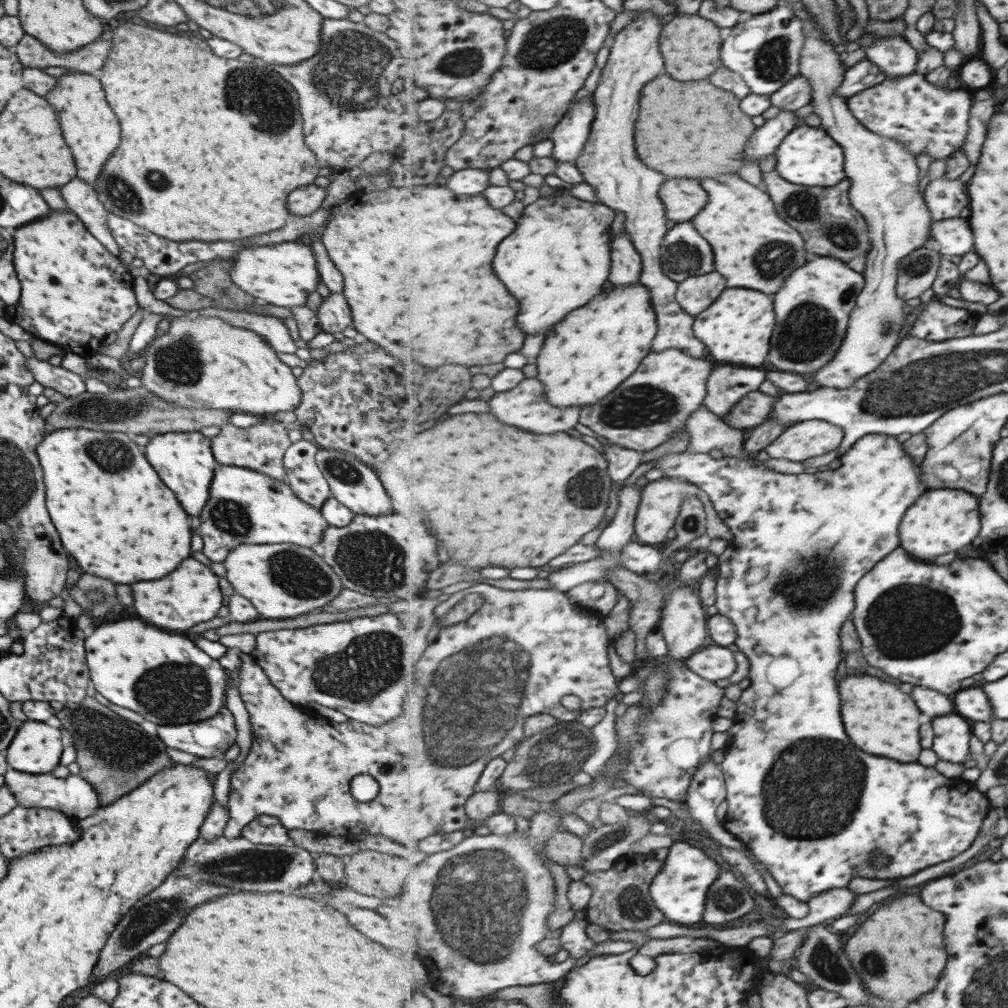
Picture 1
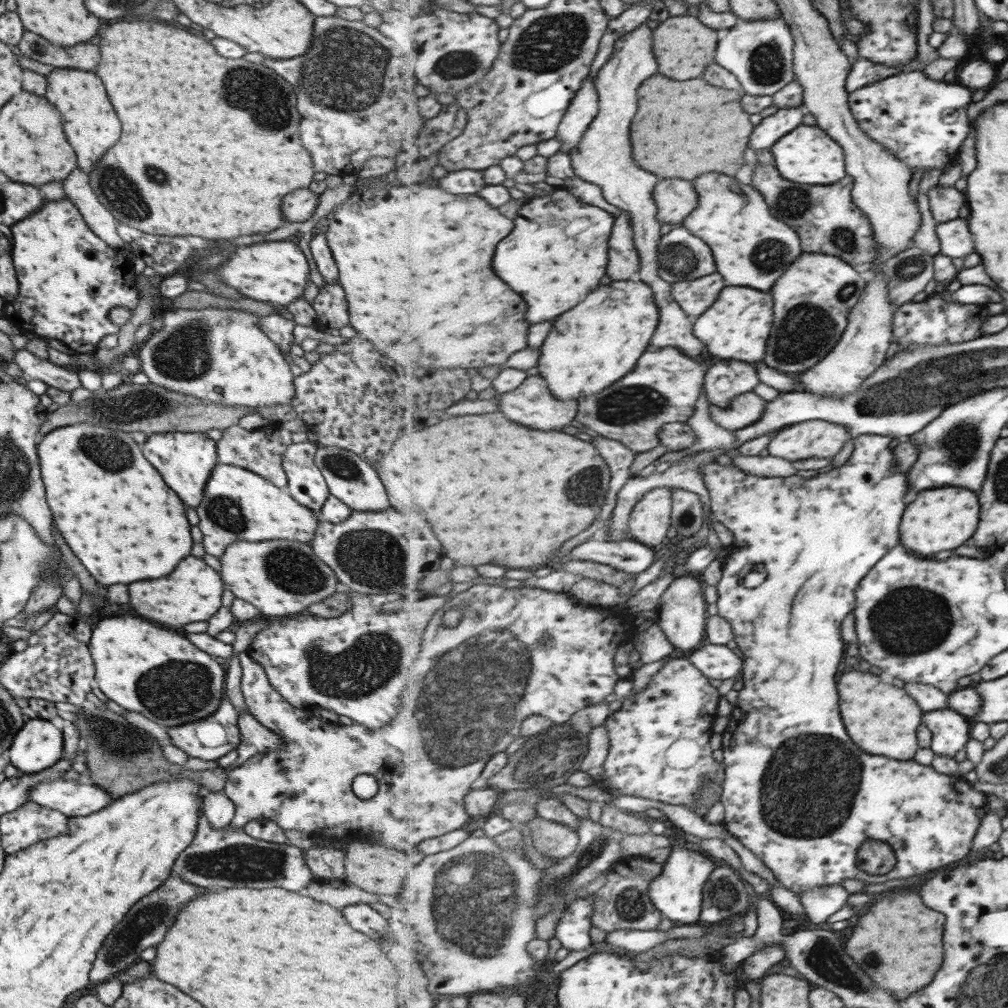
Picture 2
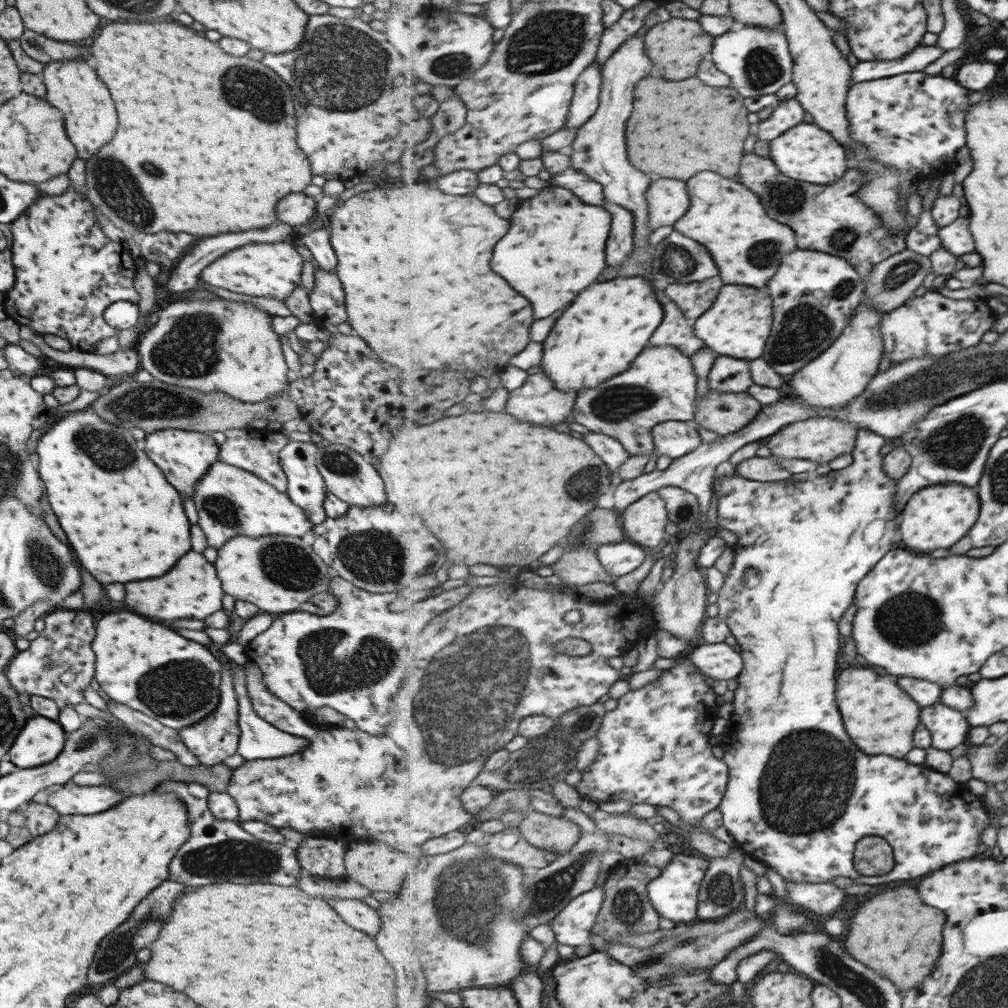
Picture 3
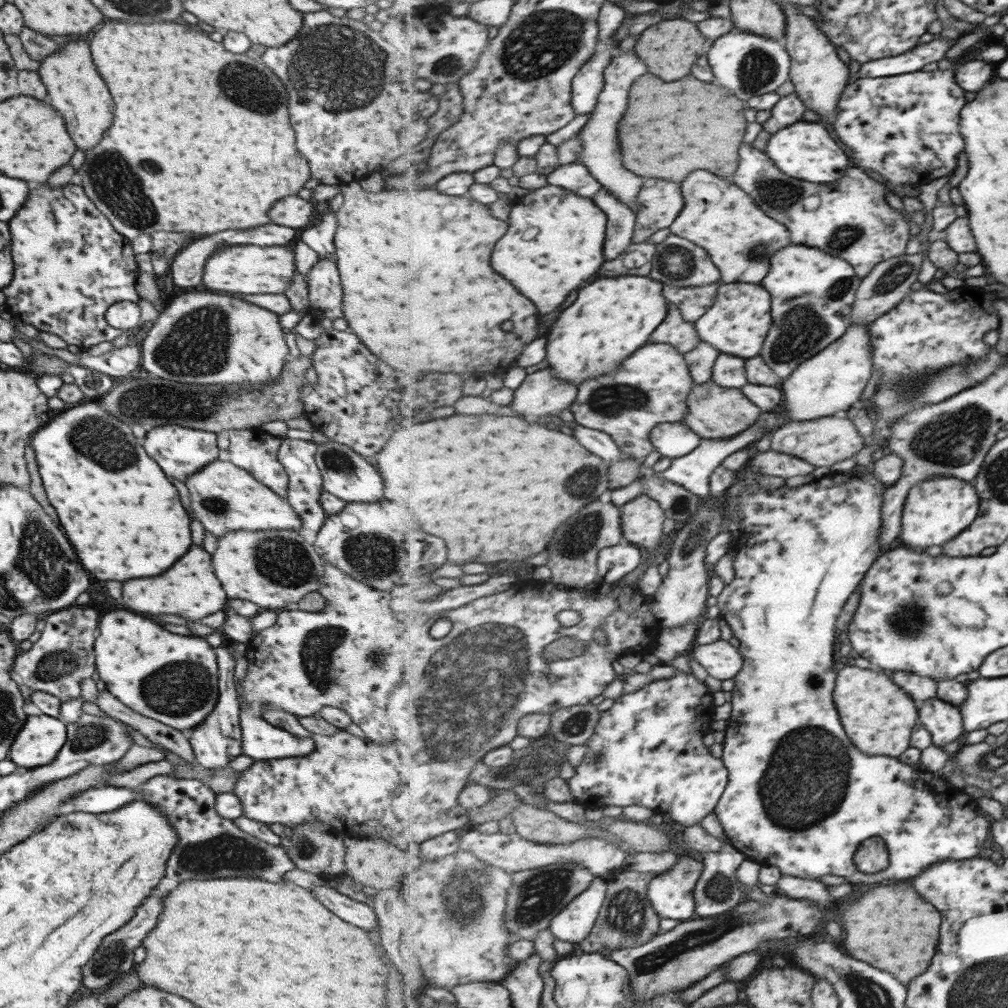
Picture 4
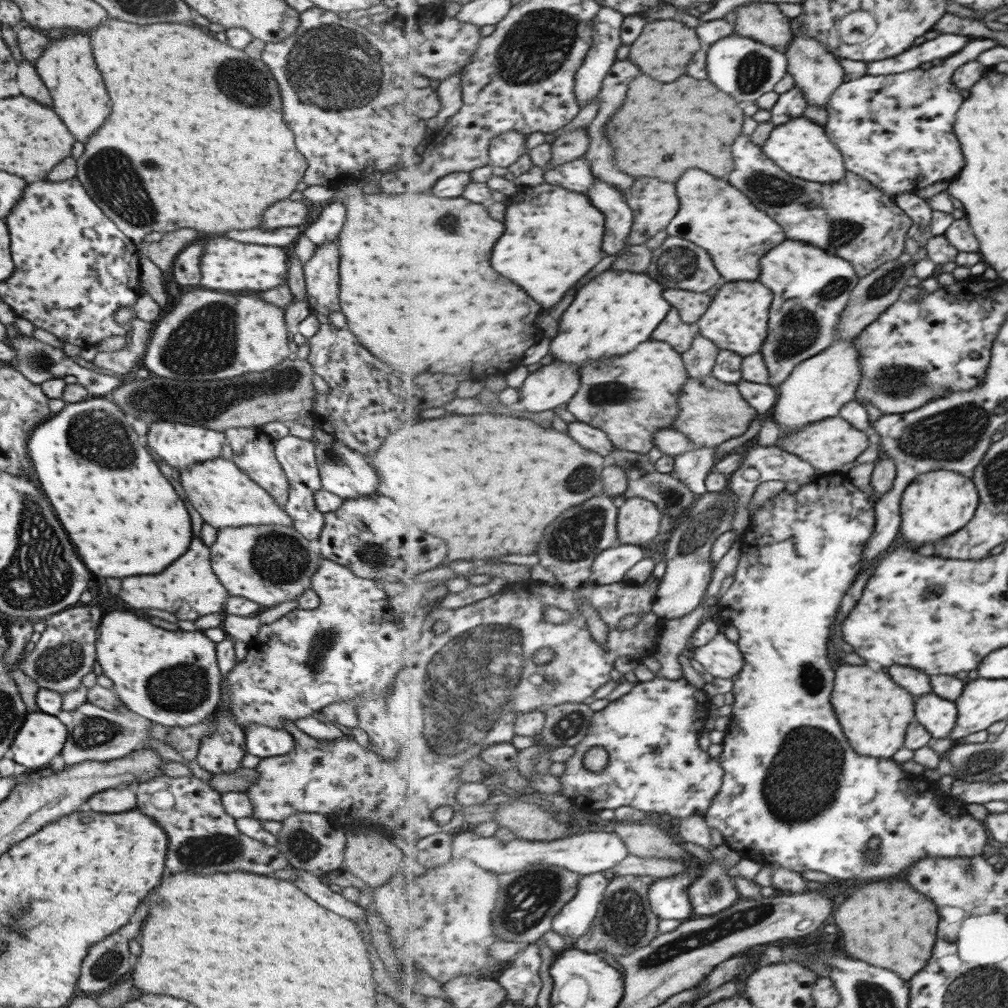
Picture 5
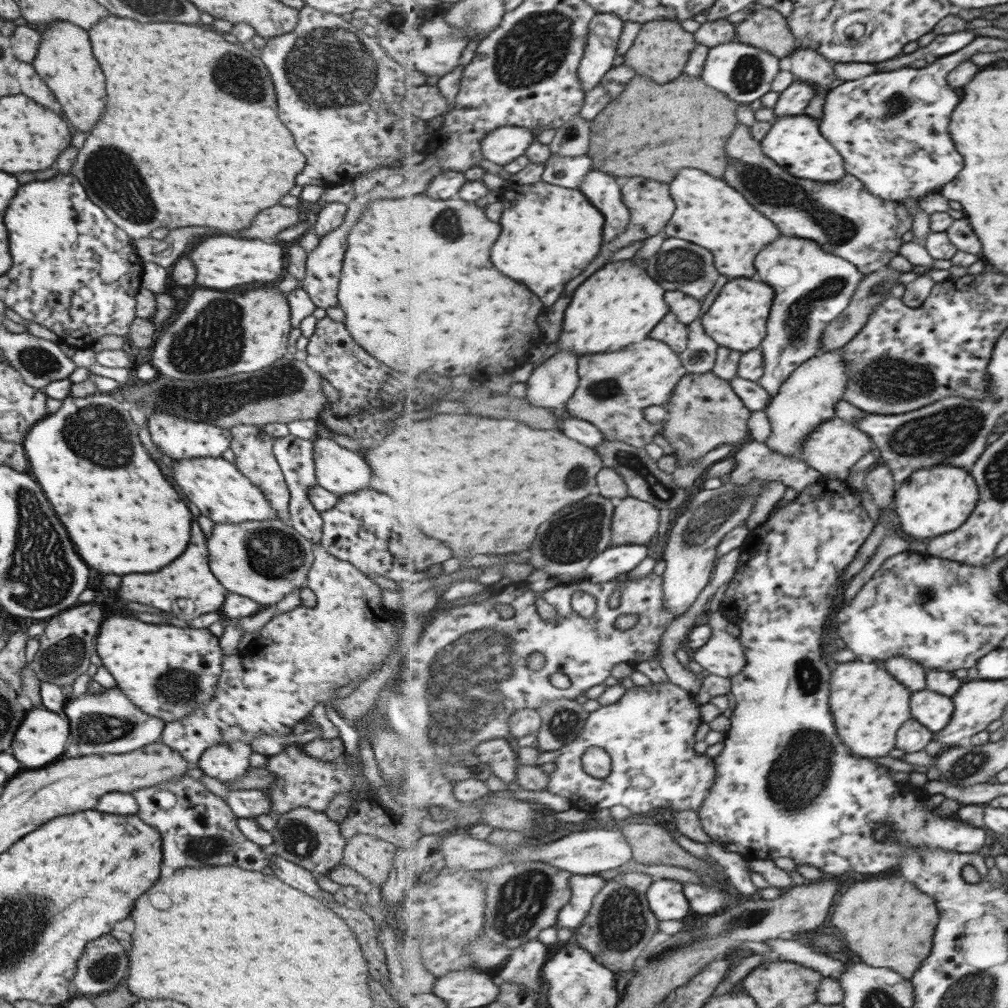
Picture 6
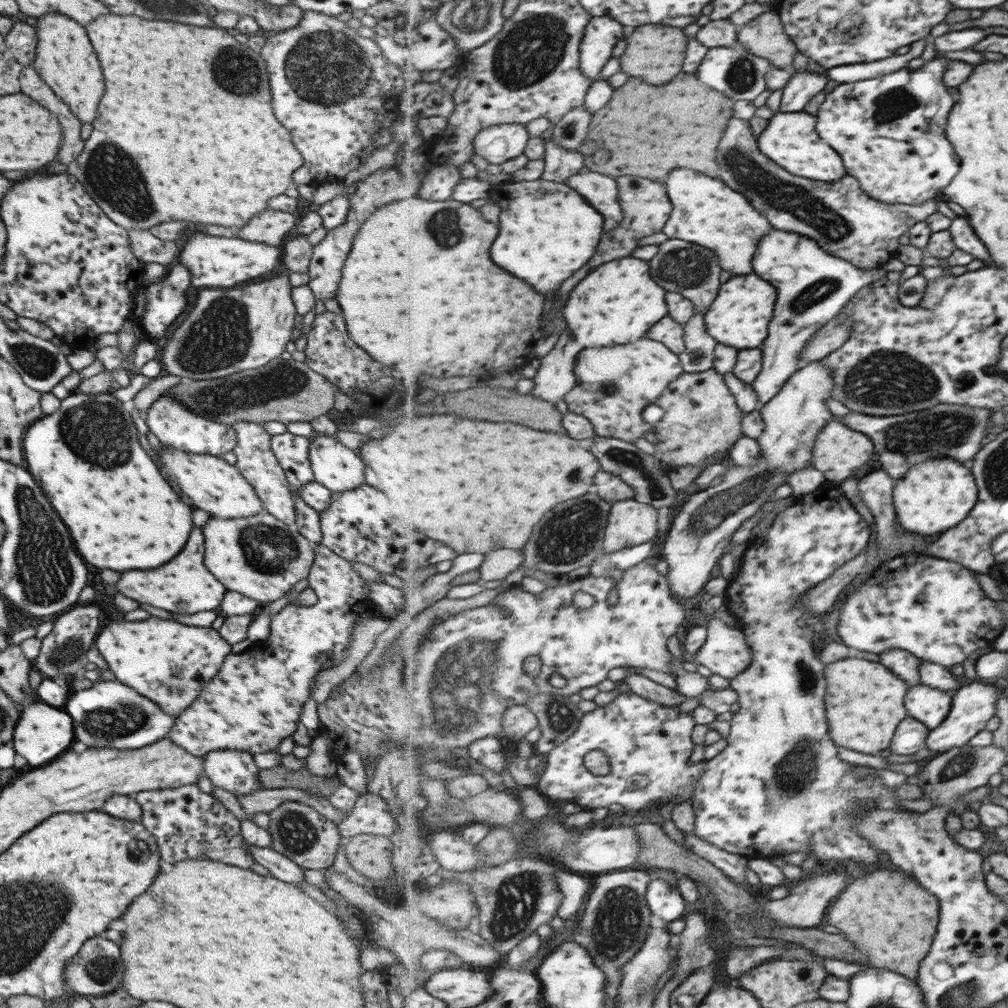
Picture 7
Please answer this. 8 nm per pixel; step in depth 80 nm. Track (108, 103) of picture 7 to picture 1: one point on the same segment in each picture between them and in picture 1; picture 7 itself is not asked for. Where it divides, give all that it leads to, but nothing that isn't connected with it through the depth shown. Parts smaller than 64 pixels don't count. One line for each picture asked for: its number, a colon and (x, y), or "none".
1: (187, 168)
2: (208, 147)
3: (209, 139)
4: (206, 130)
5: (199, 122)
6: (173, 148)

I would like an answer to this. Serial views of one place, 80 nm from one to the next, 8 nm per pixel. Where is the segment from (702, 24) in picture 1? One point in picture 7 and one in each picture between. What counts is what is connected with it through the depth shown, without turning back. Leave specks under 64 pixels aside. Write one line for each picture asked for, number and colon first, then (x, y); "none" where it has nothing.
2: (684, 43)
3: (676, 47)
4: (670, 47)
5: (665, 48)
6: (662, 49)
7: (655, 53)

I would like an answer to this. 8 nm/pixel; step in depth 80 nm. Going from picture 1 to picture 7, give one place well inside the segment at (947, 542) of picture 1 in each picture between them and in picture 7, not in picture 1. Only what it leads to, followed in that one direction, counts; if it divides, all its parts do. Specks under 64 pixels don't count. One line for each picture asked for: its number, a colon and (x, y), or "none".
2: (943, 519)
3: (939, 516)
4: (940, 509)
5: (940, 503)
6: (938, 499)
7: (935, 495)

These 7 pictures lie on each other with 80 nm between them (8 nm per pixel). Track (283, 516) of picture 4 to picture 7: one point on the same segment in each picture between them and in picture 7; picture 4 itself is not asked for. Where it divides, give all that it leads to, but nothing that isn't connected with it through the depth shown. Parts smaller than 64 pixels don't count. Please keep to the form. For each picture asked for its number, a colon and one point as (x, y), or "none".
5: (225, 497)
6: (215, 487)
7: (211, 484)

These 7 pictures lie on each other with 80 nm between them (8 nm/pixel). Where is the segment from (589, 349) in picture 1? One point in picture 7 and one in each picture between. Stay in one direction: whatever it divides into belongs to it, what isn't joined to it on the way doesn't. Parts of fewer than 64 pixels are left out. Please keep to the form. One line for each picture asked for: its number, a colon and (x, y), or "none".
2: (597, 343)
3: (611, 323)
4: (612, 318)
5: (612, 315)
6: (620, 305)
7: (618, 303)

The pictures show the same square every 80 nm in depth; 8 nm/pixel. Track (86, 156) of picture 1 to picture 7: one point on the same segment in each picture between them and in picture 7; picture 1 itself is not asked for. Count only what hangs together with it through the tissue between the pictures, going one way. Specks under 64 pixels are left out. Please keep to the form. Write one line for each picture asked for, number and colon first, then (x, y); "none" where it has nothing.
2: (89, 124)
3: (72, 86)
4: (73, 88)
5: (65, 66)
6: (64, 62)
7: (63, 59)

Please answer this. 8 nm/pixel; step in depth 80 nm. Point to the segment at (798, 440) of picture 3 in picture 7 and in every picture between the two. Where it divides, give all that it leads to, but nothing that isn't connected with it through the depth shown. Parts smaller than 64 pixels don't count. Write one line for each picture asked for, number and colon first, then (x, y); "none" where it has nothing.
4: (825, 441)
5: (829, 444)
6: (836, 446)
7: (839, 451)

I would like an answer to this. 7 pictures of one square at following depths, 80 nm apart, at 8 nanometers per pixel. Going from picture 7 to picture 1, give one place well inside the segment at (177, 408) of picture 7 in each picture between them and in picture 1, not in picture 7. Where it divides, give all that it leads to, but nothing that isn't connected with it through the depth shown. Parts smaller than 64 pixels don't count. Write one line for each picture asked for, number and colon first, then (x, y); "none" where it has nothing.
1: (184, 461)
2: (184, 460)
3: (183, 456)
4: (179, 451)
5: (179, 445)
6: (180, 439)

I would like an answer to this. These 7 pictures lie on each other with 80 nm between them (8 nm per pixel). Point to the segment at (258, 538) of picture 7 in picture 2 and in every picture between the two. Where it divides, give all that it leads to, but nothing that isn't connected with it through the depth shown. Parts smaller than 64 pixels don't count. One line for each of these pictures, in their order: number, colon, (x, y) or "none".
2: (282, 577)
3: (277, 573)
4: (274, 569)
5: (268, 564)
6: (262, 560)

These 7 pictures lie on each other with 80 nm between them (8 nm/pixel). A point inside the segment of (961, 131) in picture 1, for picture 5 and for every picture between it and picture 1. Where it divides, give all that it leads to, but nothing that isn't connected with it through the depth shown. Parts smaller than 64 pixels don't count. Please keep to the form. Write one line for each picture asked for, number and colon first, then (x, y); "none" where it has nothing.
2: (925, 122)
3: (915, 122)
4: (906, 127)
5: (898, 131)

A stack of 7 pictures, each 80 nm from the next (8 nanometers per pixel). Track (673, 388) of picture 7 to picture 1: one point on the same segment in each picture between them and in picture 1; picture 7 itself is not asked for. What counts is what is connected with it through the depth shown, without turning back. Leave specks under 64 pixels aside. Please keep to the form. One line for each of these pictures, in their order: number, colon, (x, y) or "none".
1: (752, 411)
2: (744, 411)
3: (725, 414)
4: (715, 412)
5: (712, 412)
6: (705, 412)

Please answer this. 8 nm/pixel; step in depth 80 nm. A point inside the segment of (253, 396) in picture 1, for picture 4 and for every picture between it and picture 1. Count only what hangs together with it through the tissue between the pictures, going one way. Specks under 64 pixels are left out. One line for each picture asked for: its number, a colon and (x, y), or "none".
2: (221, 356)
3: (210, 345)
4: (200, 338)

